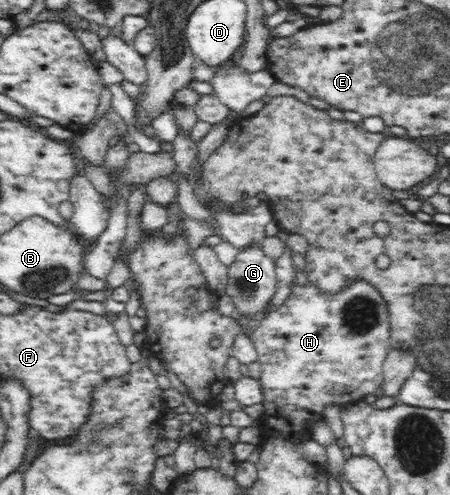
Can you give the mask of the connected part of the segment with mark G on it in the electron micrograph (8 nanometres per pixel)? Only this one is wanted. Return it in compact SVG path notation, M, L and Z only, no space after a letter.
M246 246L241 249L237 254L235 261L229 265L227 286L224 293L228 294L230 301L234 302L236 310L240 315L245 318L253 316L258 311L265 311L265 315L269 312L266 311L268 300L276 293L277 288L277 275L275 273L275 263L266 256L260 246Z

